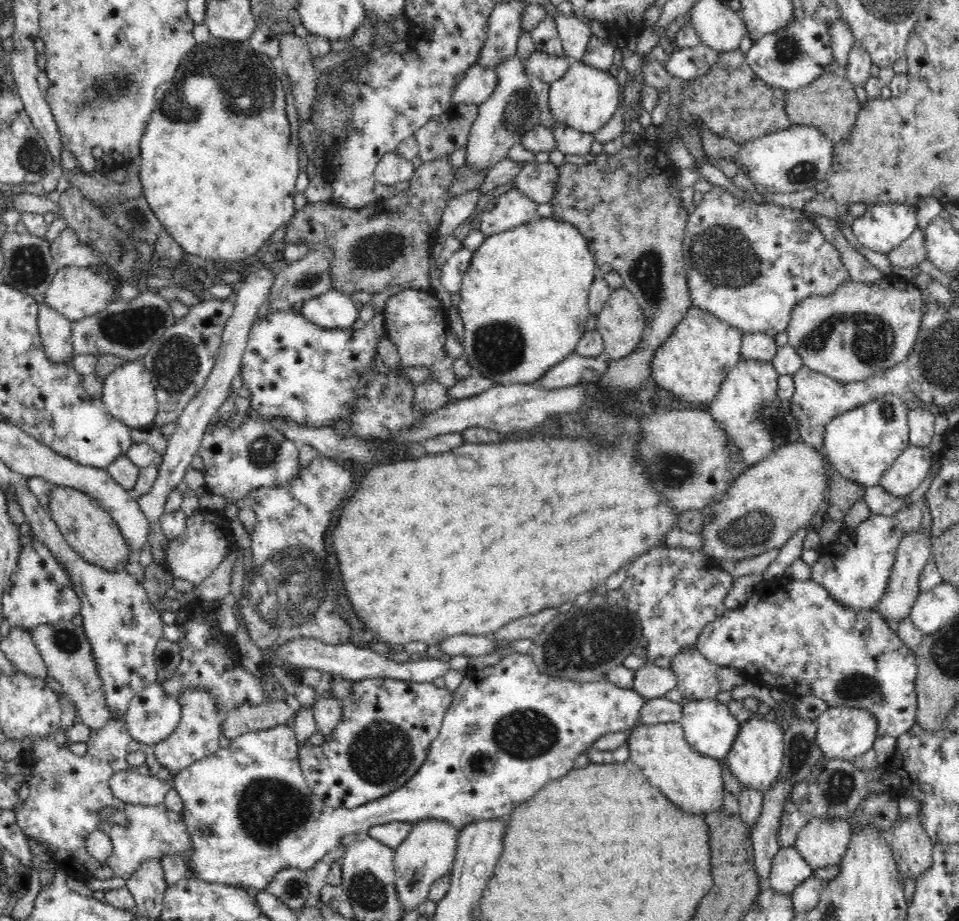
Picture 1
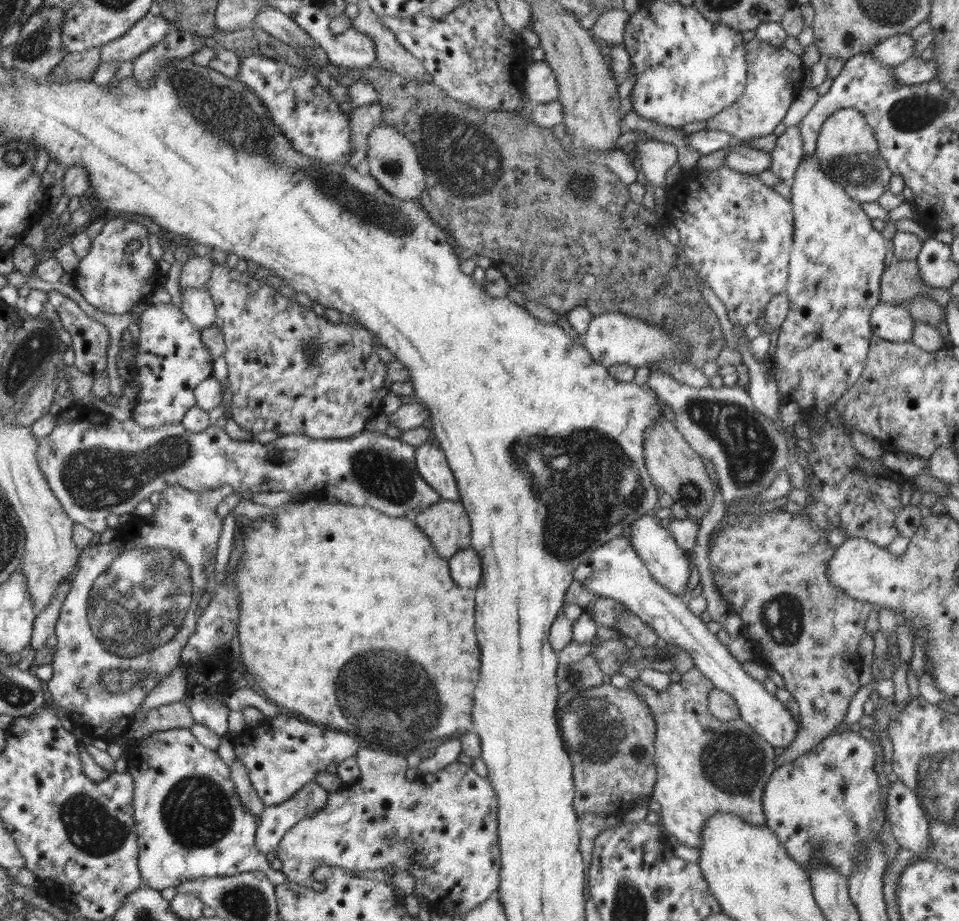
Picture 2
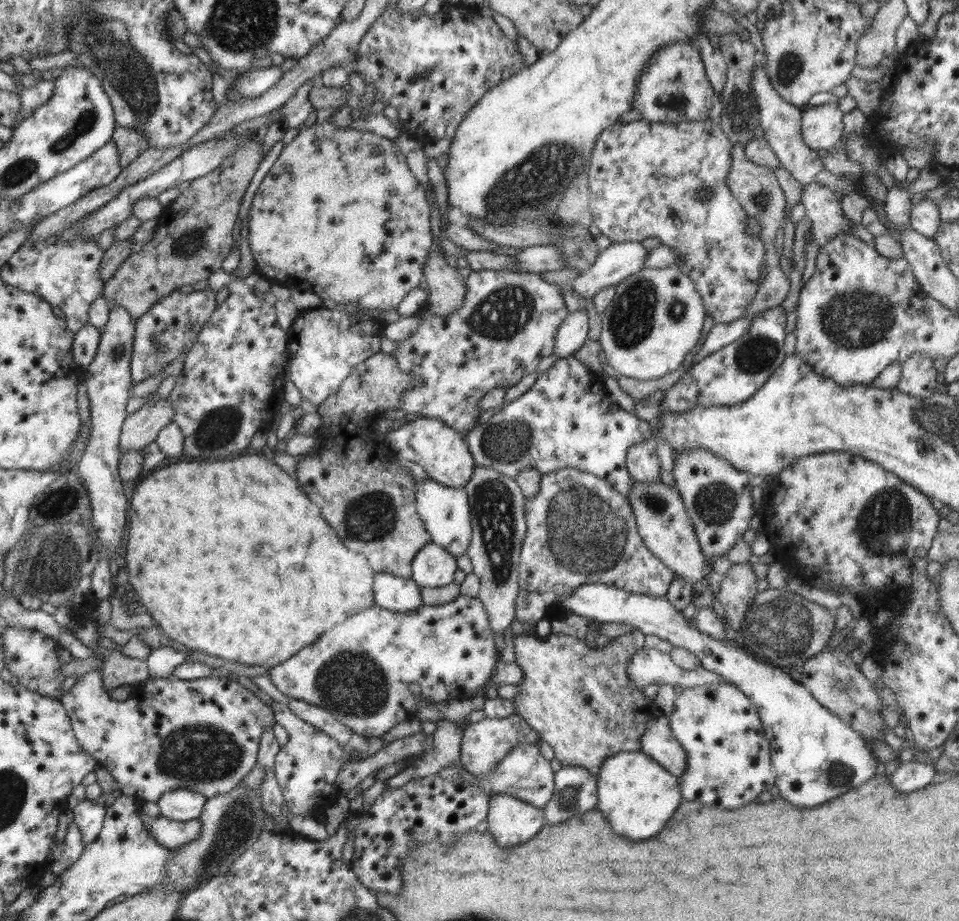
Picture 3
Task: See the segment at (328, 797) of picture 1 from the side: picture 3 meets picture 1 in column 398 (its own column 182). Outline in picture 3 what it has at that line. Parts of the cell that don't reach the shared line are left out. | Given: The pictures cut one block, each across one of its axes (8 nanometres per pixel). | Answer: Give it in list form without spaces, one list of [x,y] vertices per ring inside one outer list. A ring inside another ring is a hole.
[[[91,670],[88,674],[78,677],[76,683],[58,699],[66,709],[69,716],[71,727],[75,737],[86,754],[90,754],[98,765],[104,765],[111,773],[114,780],[120,787],[121,794],[127,797],[136,798],[136,804],[139,806],[144,801],[157,802],[157,800],[169,790],[188,789],[199,792],[206,798],[215,797],[224,793],[229,793],[240,781],[250,772],[251,768],[257,762],[259,742],[262,733],[268,728],[275,725],[274,711],[272,706],[266,705],[259,697],[256,697],[252,691],[238,683],[230,681],[226,677],[219,677],[215,674],[206,678],[196,680],[180,680],[173,674],[167,677],[148,677],[136,687],[133,693],[124,701],[112,699],[110,693],[104,688],[101,679],[101,670]]]

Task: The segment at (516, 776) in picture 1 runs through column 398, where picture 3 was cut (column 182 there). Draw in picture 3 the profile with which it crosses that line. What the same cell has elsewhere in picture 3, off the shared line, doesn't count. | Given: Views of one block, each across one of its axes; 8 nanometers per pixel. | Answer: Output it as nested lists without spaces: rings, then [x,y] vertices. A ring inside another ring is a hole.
[[[188,789],[169,790],[157,800],[162,817],[186,822],[199,818],[206,797]]]

